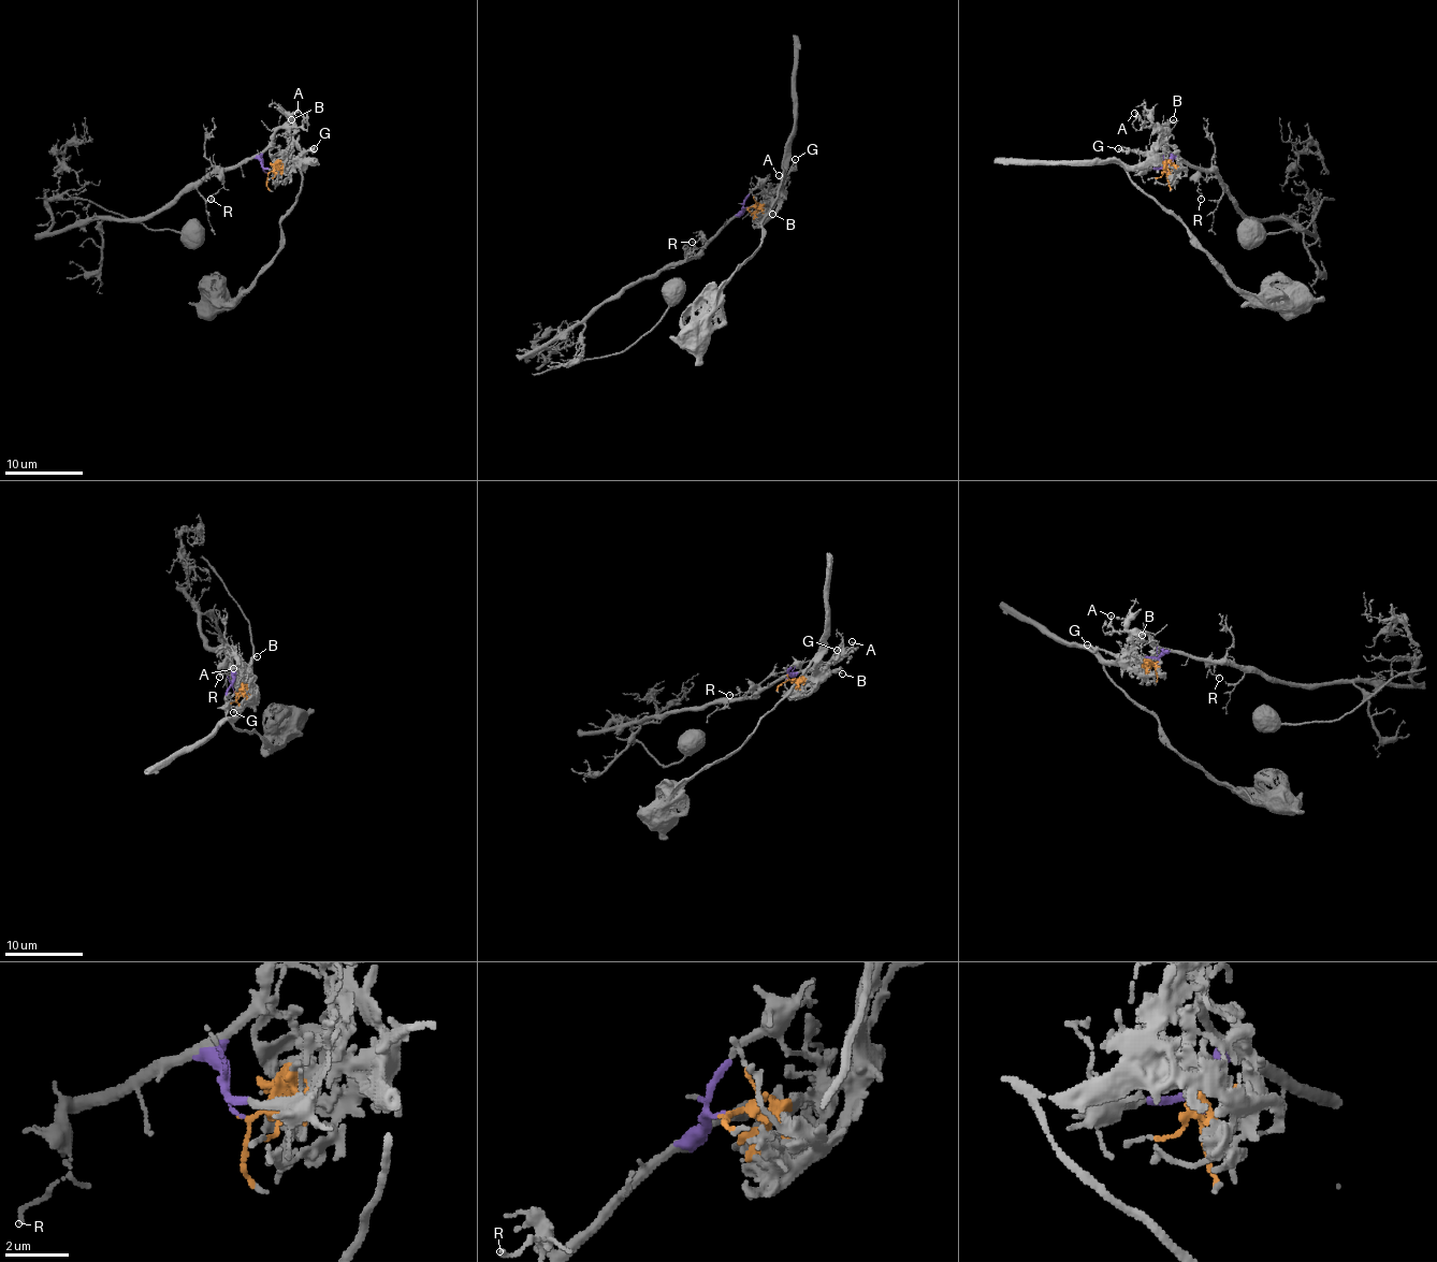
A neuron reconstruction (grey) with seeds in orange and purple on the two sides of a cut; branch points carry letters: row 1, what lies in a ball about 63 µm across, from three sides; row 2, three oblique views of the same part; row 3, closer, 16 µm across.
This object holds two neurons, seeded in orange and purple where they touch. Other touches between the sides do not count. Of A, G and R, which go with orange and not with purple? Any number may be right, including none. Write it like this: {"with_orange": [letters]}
{"with_orange": ["G"]}

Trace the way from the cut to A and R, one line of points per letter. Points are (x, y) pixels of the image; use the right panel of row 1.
A: (1165, 172), (1170, 153), (1167, 136), (1162, 129), (1144, 127), (1142, 118), (1134, 113)
R: (1165, 172), (1174, 158), (1181, 158), (1195, 165), (1201, 172), (1198, 188), (1201, 200)

